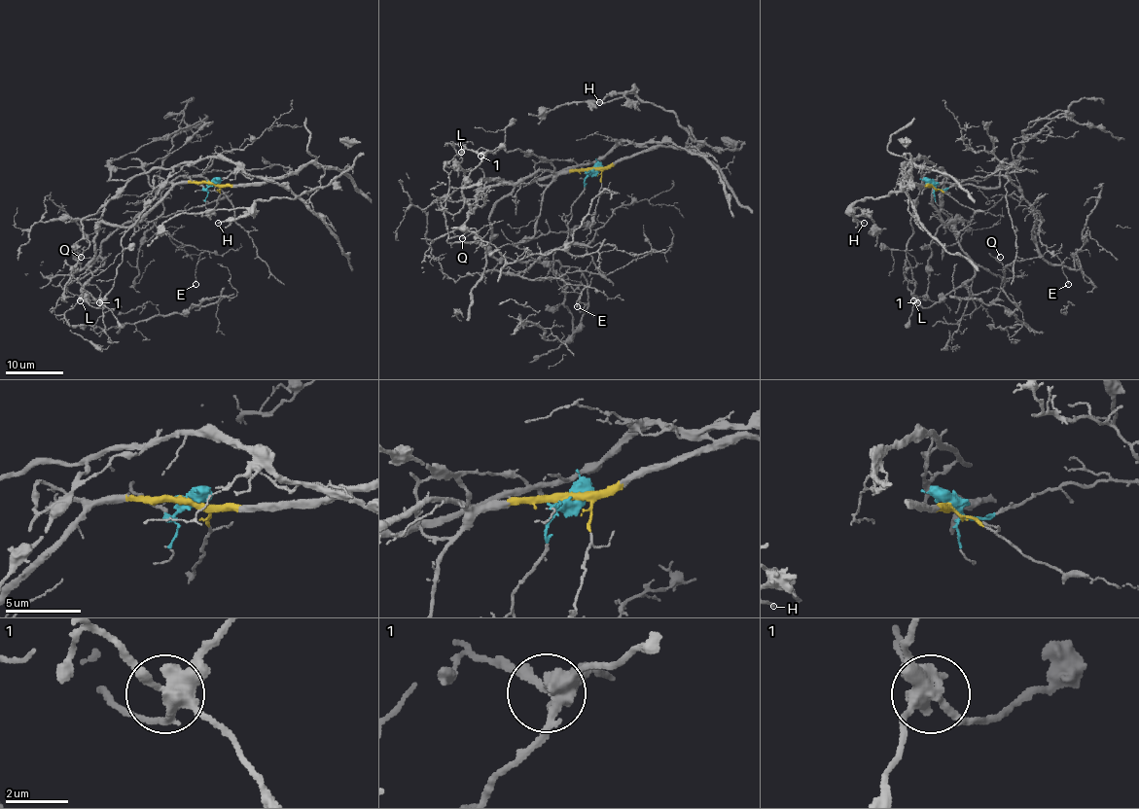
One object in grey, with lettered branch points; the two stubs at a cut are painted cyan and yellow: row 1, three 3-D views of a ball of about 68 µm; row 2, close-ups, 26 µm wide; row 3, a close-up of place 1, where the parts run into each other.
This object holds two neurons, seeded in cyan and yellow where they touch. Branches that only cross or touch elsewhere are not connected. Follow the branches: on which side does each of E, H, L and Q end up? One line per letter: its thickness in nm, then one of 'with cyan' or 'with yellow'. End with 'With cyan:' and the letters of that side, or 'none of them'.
E: 110 nm | with cyan
H: 170 nm | with yellow
L: 340 nm | with yellow
Q: 80 nm | with cyan
With cyan: E, Q

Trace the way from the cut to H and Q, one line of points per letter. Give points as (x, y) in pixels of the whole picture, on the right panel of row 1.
H: (932, 182), (916, 185), (908, 177), (910, 163), (905, 170), (906, 191), (852, 206), (864, 224)
Q: (932, 182), (943, 189), (969, 177), (1008, 176), (1036, 216), (1039, 255), (1004, 266), (1000, 257)

